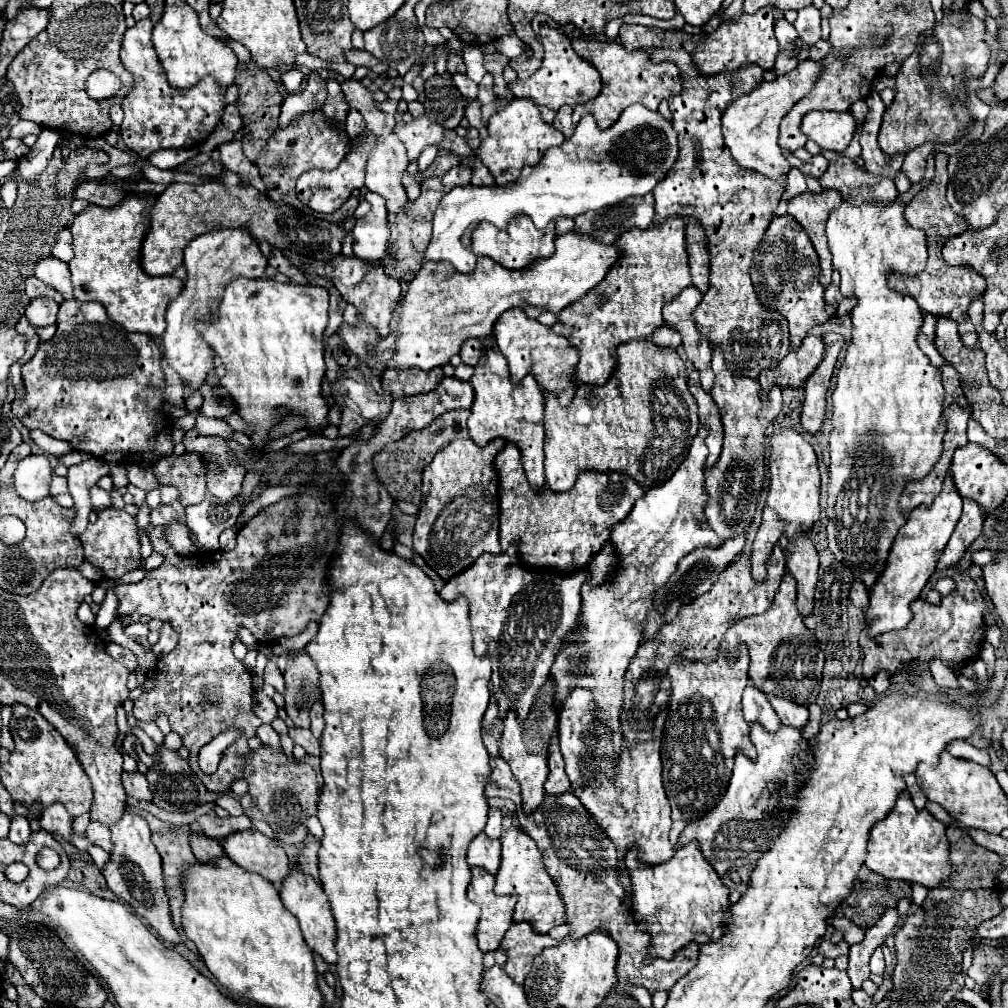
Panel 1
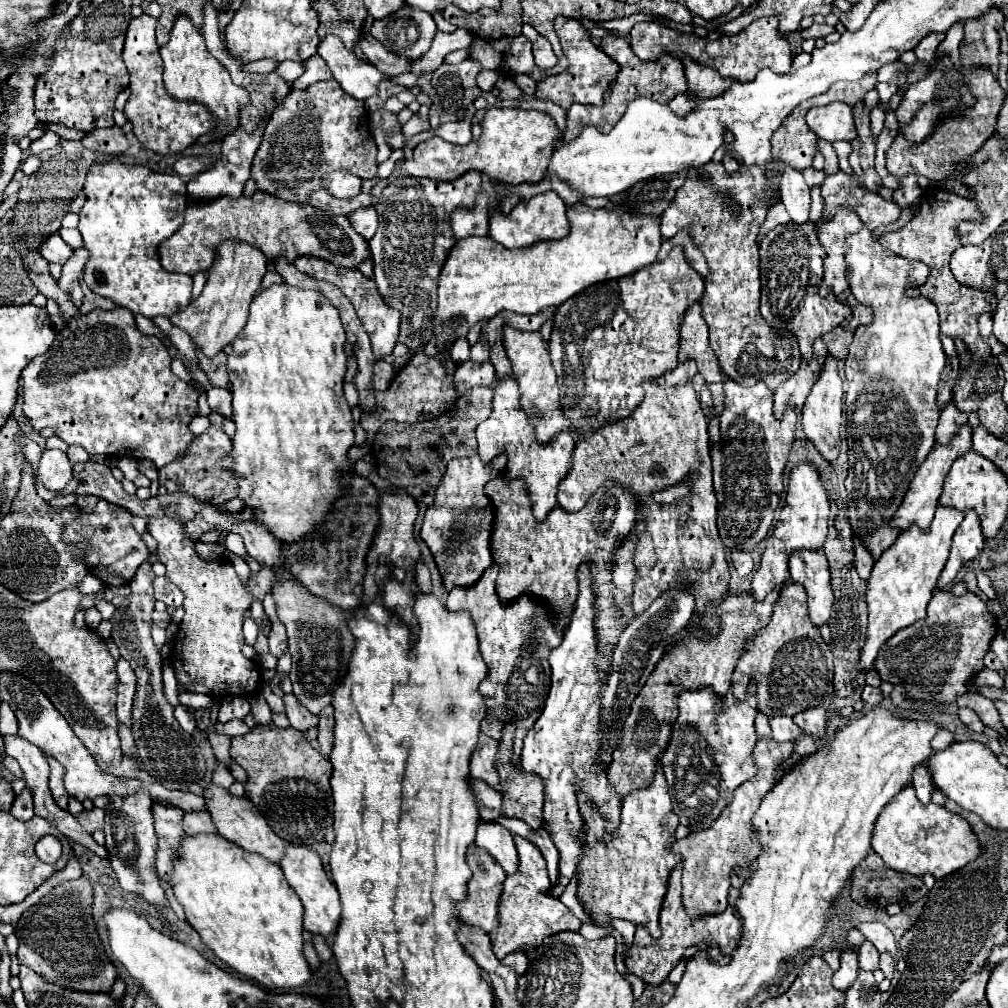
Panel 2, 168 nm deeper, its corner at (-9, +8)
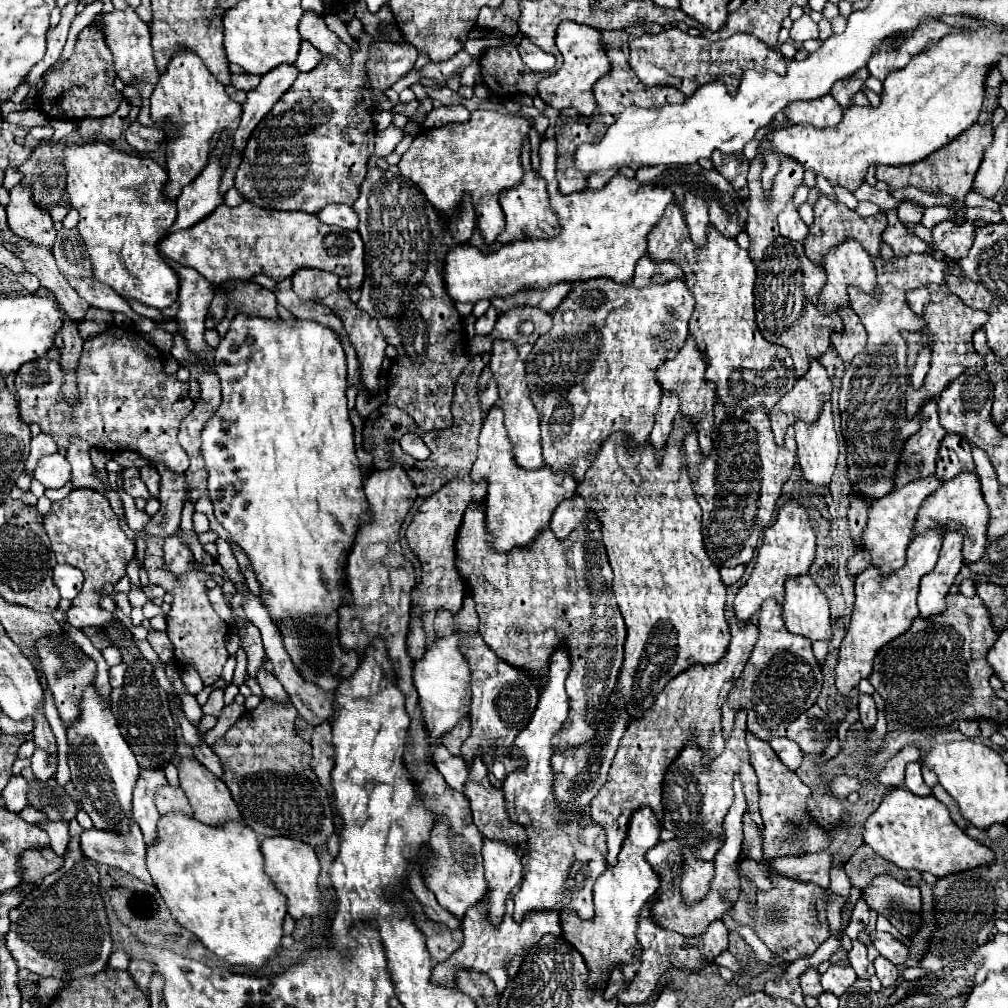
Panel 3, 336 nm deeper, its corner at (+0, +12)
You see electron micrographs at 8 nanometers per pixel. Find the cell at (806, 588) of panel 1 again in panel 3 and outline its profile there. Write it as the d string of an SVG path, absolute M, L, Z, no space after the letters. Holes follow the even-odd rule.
M809 574L785 584L783 622L789 632L815 640L831 640L829 602Z

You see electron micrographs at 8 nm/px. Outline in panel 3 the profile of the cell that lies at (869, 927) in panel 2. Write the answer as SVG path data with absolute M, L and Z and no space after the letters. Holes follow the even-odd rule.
M877 932L873 946L877 948L877 952L879 952L883 958L891 960L891 962L897 964L897 966L905 966L905 962L909 960L909 950L907 950L907 946L905 946L903 942L899 942L899 940L897 940L893 934L889 934L889 932Z

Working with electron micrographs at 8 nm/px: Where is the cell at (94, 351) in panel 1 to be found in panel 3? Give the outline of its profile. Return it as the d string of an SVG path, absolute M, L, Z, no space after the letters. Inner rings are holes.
M133 328L107 330L83 344L77 382L81 404L71 408L61 400L59 350L51 348L41 362L23 364L17 370L15 386L19 412L25 424L37 422L41 432L49 434L59 448L67 448L73 436L87 440L91 446L119 452L135 450L153 462L165 462L175 472L185 472L189 458L177 442L181 420L193 410L189 384L165 376L161 352Z

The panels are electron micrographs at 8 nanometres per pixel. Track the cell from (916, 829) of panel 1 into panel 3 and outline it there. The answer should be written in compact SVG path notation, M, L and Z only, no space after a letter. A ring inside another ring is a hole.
M895 788L883 798L877 812L867 818L863 838L865 844L869 844L879 856L893 862L895 866L905 870L931 872L937 878L985 866L995 858L987 846L969 838L951 820L947 806L941 804L935 796L915 796L905 788Z

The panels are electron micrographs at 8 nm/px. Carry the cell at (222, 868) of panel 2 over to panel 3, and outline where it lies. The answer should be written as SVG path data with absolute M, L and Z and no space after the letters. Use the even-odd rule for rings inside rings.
M165 814L157 824L157 840L147 846L147 870L175 920L191 930L219 958L251 970L263 968L281 946L281 924L287 914L285 898L263 872L259 844L257 834L253 834L249 826L241 826L241 822L229 822L229 826L205 826L189 814Z

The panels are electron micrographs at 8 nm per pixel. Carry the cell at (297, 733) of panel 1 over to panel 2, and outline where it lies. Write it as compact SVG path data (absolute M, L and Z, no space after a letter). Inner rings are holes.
M294 694L284 696L284 704L286 704L286 716L292 724L292 728L298 728L300 732L306 732L310 728L318 726L318 718L314 714L310 714L298 700Z

